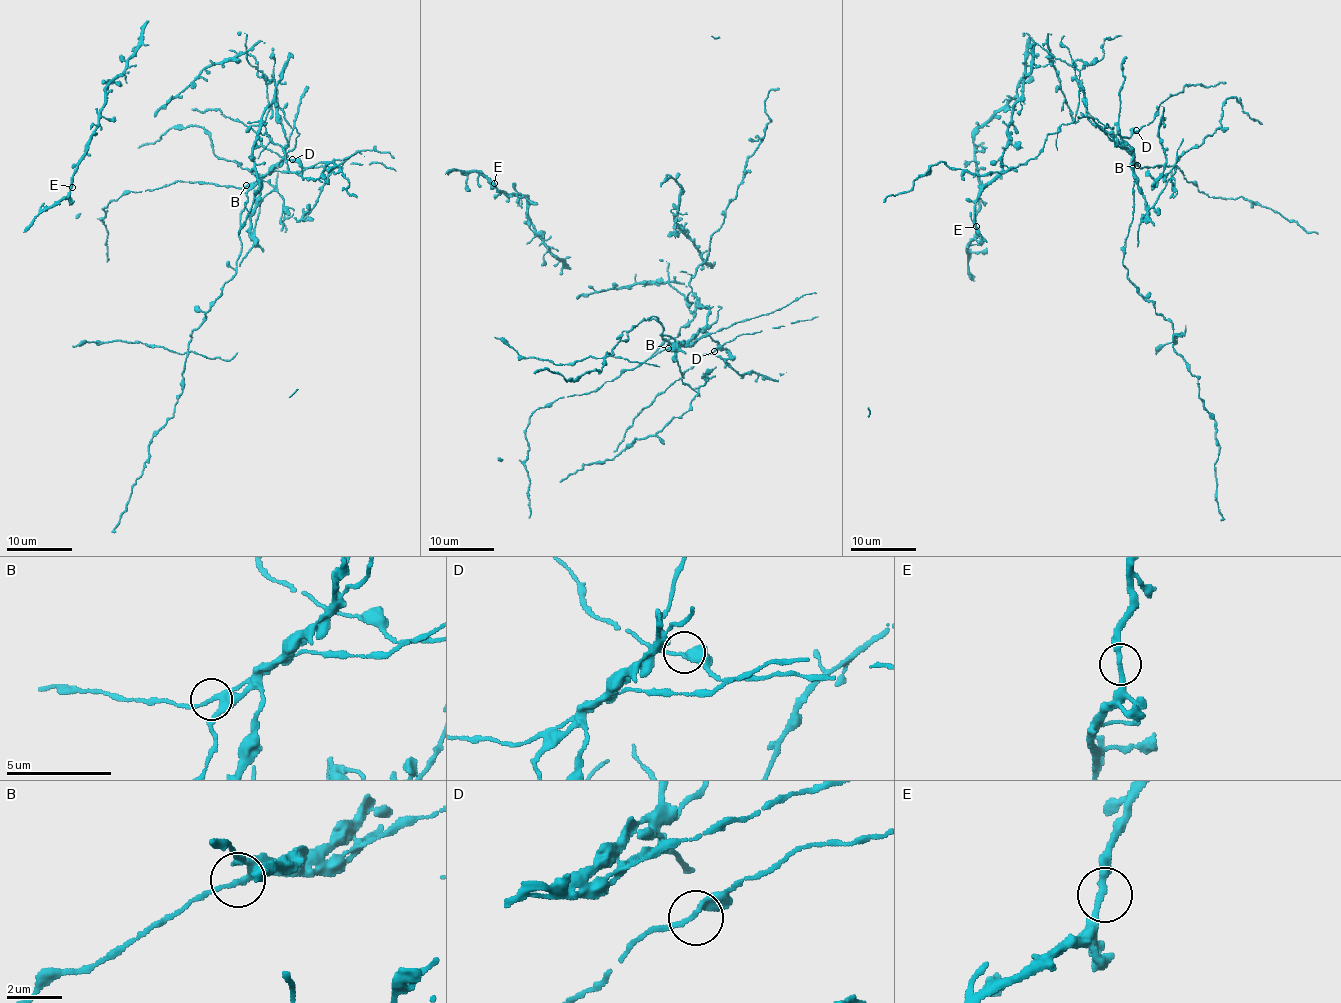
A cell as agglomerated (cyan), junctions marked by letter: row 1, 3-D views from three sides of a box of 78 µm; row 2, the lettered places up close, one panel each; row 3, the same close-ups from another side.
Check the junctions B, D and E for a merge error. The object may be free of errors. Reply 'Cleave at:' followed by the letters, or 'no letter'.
Cleave at: B

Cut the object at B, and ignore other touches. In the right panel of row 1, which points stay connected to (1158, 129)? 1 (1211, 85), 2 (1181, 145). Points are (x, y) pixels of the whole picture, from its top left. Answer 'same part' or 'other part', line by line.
1: same part
2: other part

